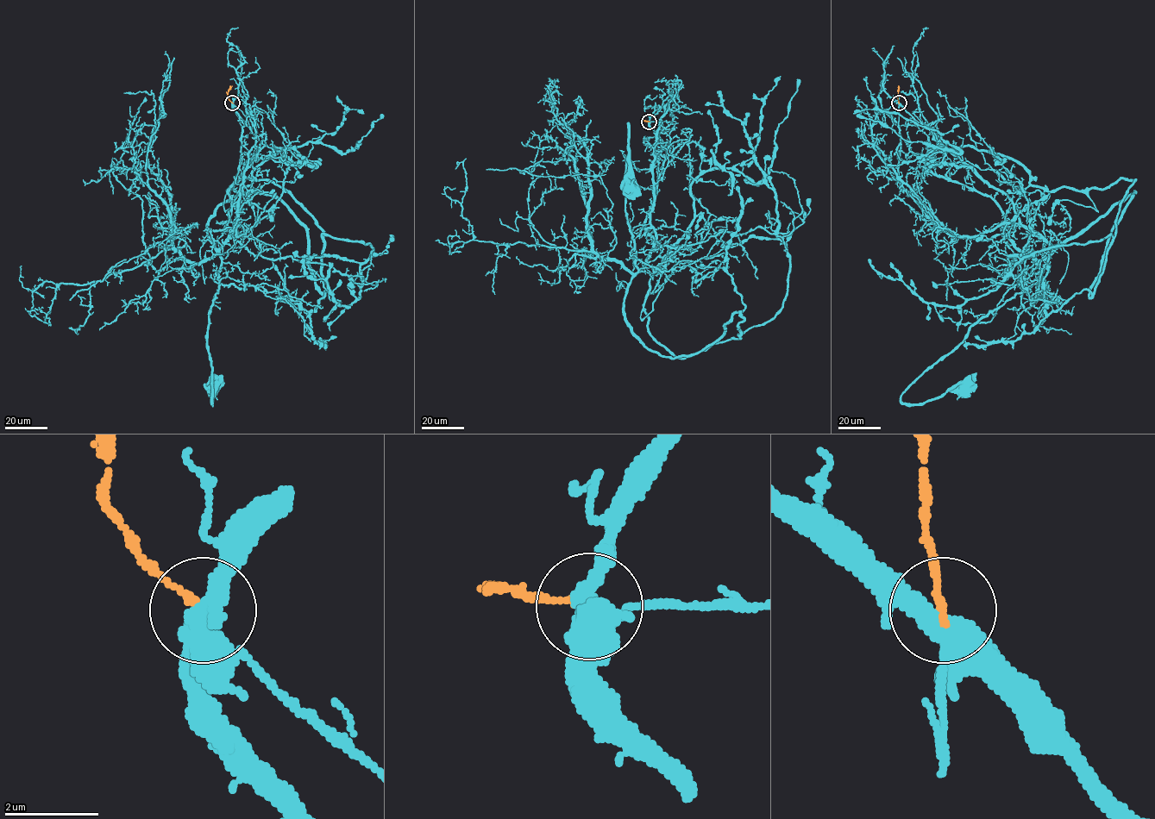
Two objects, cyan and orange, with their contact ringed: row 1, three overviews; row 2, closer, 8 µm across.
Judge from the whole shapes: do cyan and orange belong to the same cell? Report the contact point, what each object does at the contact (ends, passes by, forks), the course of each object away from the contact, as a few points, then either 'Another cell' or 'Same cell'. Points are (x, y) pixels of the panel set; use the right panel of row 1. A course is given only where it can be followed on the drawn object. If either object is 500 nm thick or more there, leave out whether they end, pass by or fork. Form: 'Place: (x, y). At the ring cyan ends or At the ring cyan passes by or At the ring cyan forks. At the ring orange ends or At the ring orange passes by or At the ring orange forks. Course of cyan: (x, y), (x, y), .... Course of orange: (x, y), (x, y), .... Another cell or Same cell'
Place: (899, 103). At the ring cyan forks. At the ring orange ends. Course of cyan: (899, 103), (1001, 190), (1018, 221), (1050, 250), (1040, 278), (982, 315), (900, 401), (925, 403), (967, 387). Course of orange: (899, 103), (898, 85). Same cell

